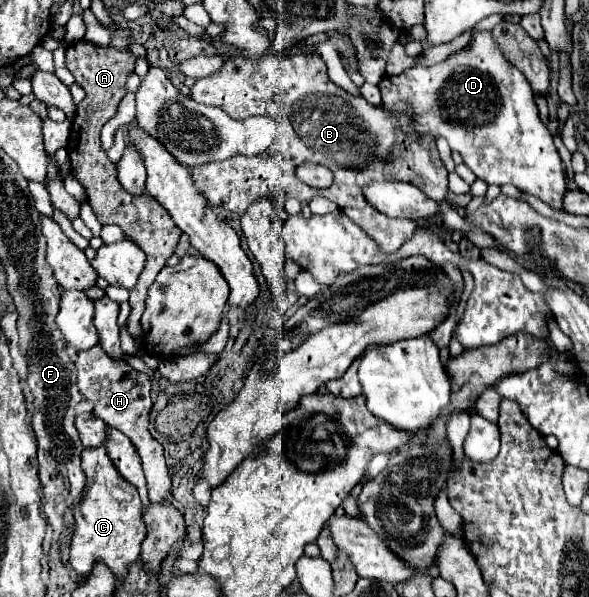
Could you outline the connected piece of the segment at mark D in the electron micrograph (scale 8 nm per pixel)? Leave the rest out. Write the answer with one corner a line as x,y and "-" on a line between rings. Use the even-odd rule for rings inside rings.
491,30
475,32
465,48
431,68
415,66
399,76
385,76
379,90
383,106
397,118
403,132
445,138
477,178
497,186
513,184
561,208
567,184
553,136
539,120
527,78
503,56
-
397,104
405,106
397,110

